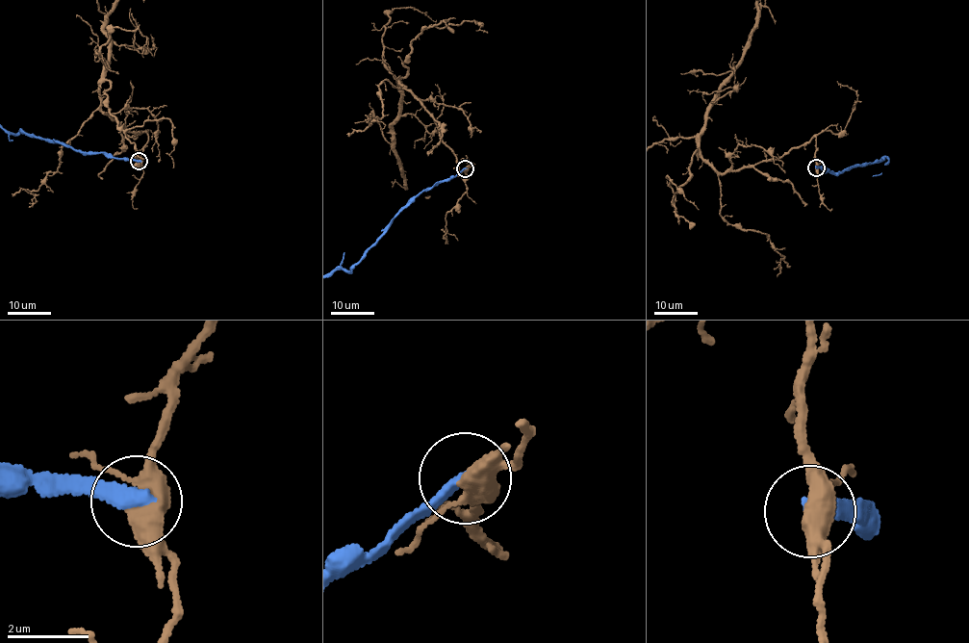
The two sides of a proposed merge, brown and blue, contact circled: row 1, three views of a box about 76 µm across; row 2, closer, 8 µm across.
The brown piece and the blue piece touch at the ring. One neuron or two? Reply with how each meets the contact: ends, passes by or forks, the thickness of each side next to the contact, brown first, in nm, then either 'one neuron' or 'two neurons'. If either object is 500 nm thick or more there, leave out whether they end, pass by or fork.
brown forks there; blue ends there; 440 nm thick on the brown side, 320 nm on the other; two neurons

